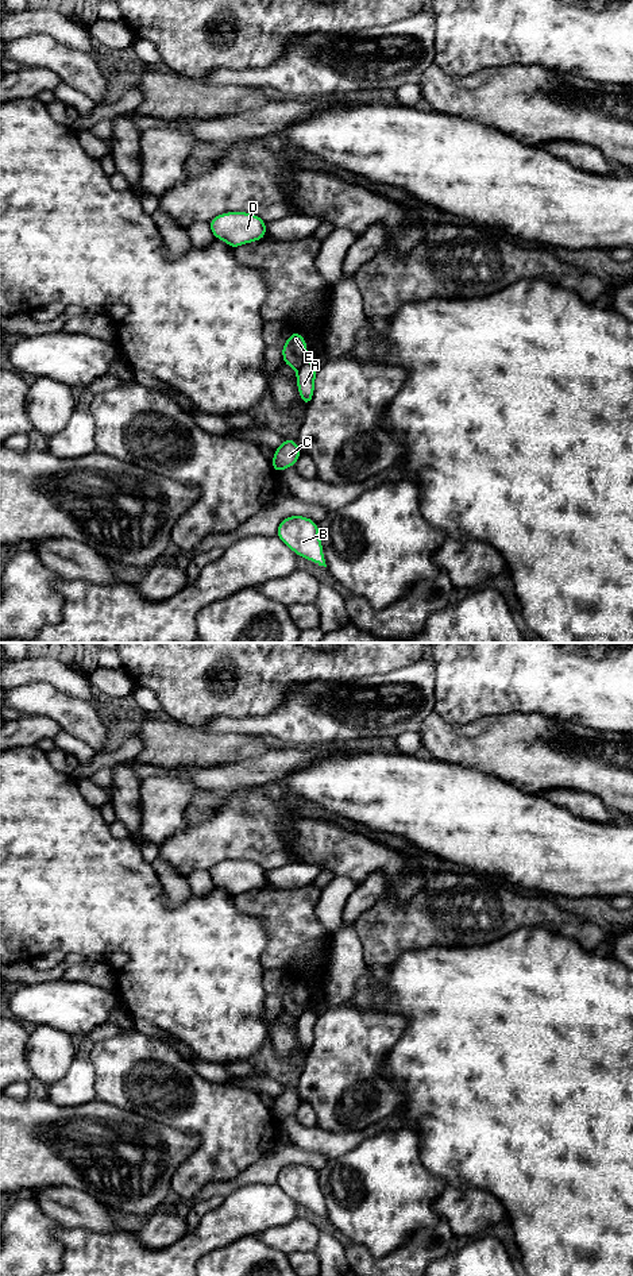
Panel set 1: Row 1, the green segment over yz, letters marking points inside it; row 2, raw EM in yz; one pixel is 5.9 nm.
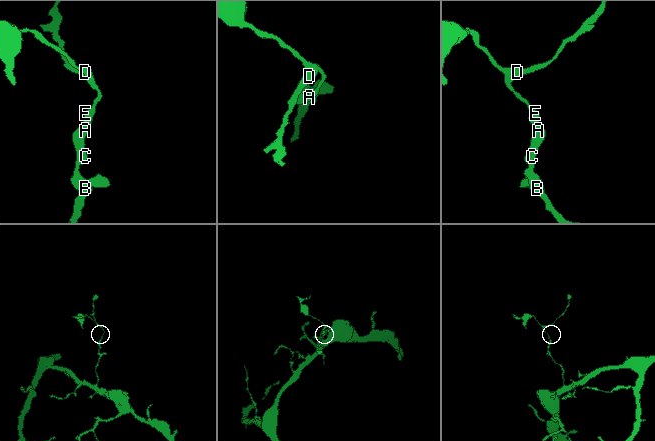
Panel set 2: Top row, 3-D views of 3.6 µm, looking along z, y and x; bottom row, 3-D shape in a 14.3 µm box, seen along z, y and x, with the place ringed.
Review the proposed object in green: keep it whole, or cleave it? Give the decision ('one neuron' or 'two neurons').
two neurons

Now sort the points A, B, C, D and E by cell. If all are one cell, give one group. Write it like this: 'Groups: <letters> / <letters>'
Groups: A B C / D E

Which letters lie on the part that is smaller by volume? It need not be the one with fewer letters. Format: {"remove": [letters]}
{"remove": ["D", "E"]}

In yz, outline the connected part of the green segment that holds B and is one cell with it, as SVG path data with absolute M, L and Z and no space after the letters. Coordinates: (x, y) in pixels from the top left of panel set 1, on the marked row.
M304 516L286 517L279 523L277 536L298 556L327 567L319 525L312 519Z

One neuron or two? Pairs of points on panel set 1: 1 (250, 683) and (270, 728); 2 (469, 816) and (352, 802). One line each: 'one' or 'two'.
1: two
2: one

